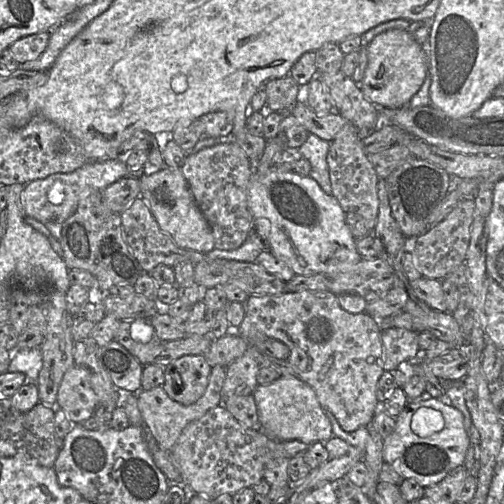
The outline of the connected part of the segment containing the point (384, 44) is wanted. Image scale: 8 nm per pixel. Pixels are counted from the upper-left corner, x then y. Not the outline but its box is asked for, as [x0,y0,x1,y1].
[359,29,428,108]

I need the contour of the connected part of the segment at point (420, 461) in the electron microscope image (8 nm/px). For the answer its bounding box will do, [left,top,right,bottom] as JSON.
[383,394,469,488]

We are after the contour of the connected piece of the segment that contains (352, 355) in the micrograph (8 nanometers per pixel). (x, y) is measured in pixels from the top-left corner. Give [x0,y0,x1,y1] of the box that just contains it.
[222,290,384,432]

